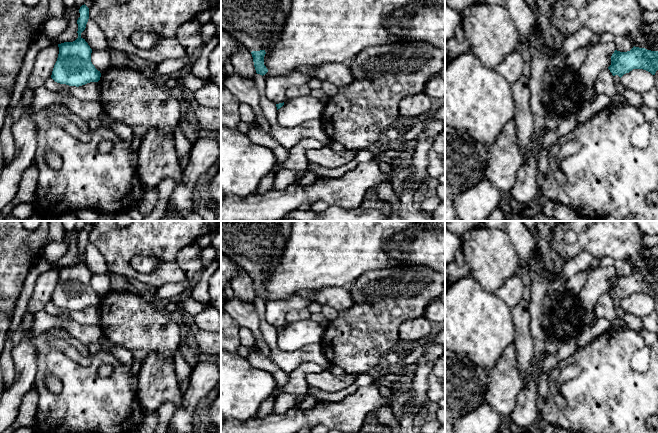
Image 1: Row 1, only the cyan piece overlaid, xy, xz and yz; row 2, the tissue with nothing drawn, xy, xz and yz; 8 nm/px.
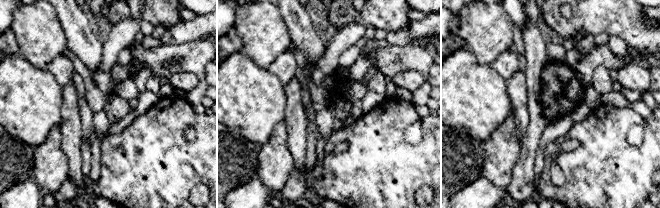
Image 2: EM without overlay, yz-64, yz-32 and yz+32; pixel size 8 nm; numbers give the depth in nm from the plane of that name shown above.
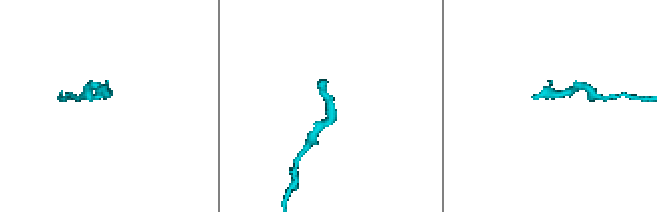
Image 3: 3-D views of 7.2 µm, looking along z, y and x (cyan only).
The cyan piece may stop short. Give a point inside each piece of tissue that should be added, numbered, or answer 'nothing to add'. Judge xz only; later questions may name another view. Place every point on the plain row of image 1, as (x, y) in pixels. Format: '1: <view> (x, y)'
1: xz (257, 246)

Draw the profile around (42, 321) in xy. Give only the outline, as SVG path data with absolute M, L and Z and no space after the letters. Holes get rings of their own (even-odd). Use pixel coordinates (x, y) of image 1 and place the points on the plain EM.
M45 310L33 315L32 330L34 336L41 335L54 327L62 327L69 335L88 347L91 343L100 343L103 336L99 325L85 325L74 320L62 323L59 318L48 314Z

